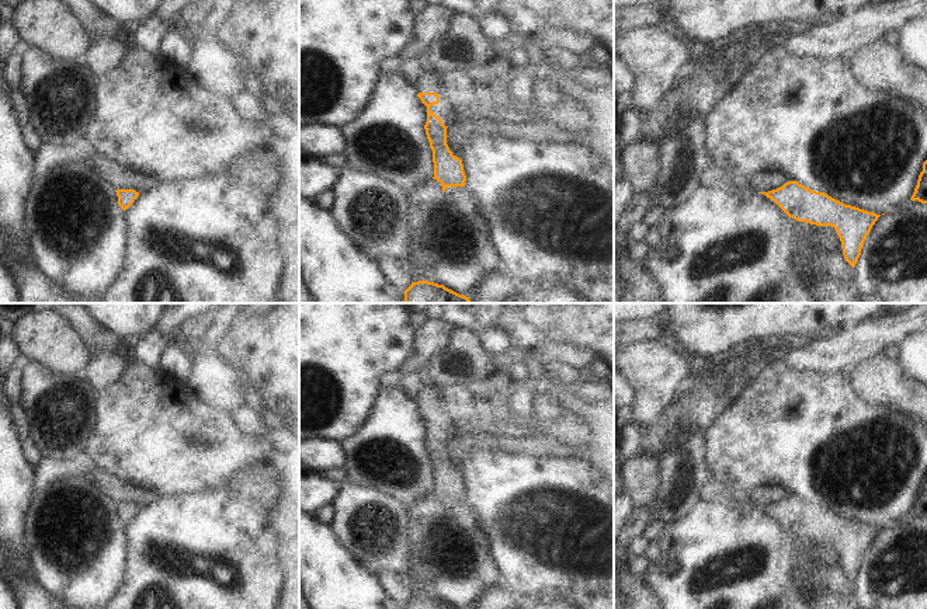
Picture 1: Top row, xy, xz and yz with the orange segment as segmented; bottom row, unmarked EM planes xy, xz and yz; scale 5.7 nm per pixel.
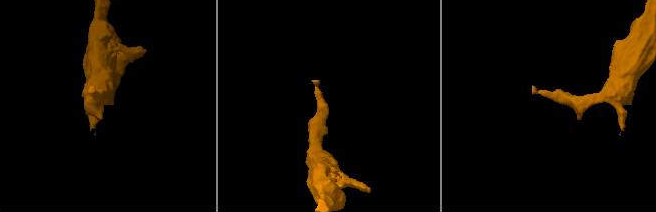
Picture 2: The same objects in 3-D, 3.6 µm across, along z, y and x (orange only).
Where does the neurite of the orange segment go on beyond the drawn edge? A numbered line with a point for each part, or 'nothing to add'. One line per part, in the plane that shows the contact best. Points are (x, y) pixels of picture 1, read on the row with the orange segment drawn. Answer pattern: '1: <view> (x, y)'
nothing to add

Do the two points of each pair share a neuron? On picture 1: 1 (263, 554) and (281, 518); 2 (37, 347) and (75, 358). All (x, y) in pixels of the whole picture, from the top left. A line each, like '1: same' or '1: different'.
1: different
2: same

